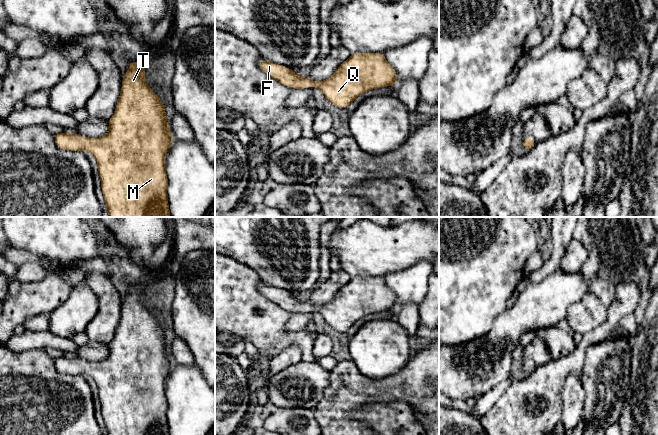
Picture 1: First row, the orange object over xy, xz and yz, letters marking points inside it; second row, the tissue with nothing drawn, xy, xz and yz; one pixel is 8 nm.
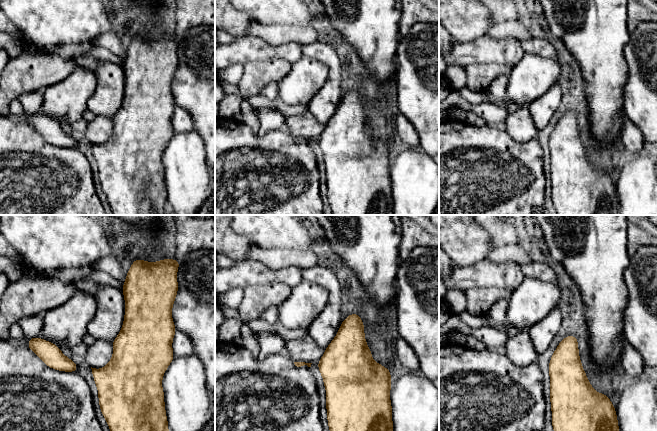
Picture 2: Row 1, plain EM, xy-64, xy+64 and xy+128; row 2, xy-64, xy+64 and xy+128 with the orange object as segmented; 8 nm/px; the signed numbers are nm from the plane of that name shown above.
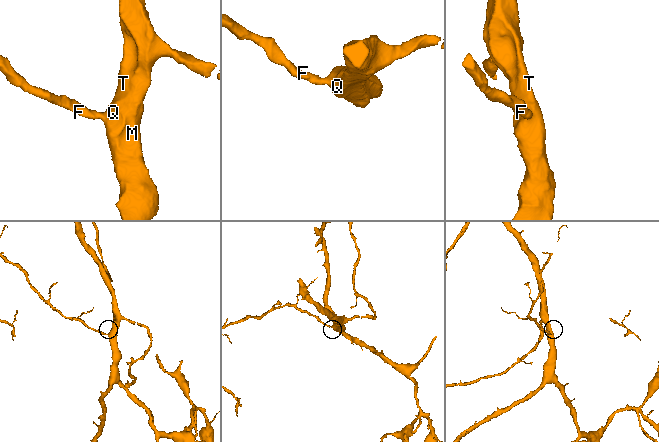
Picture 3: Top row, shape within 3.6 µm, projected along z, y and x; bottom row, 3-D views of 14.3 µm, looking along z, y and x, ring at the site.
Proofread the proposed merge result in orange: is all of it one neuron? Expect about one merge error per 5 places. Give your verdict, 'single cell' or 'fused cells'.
single cell

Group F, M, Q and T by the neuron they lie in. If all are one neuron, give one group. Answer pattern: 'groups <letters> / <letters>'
groups F M Q T

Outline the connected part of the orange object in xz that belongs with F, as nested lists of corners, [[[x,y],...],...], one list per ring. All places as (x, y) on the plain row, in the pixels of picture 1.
[[[355,277],[344,285],[334,296],[333,300],[328,304],[320,306],[313,305],[309,301],[300,301],[292,293],[273,287],[271,285],[260,284],[259,292],[274,302],[283,310],[292,313],[306,313],[307,311],[316,311],[321,314],[327,324],[337,332],[348,331],[356,321],[376,312],[386,310],[395,310],[397,307],[397,298],[395,293],[390,290],[385,282],[384,277]]]

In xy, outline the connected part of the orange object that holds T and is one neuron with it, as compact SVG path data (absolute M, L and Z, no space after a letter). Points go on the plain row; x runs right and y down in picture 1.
M132 285L122 302L121 318L104 361L88 362L64 356L54 359L58 372L89 375L98 388L101 413L108 435L169 435L165 380L173 366L165 330L145 306L145 289Z

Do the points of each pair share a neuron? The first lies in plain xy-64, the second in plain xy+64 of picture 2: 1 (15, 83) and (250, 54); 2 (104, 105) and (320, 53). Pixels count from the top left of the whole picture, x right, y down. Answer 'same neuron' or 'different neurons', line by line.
1: different neurons
2: same neuron

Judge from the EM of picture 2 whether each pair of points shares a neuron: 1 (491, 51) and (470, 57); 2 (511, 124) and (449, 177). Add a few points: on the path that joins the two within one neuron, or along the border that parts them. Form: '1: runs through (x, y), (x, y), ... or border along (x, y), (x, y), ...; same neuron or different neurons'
1: runs through (486, 51), (475, 52); same neuron
2: border along (503, 126), (515, 140), (525, 142); different neurons

